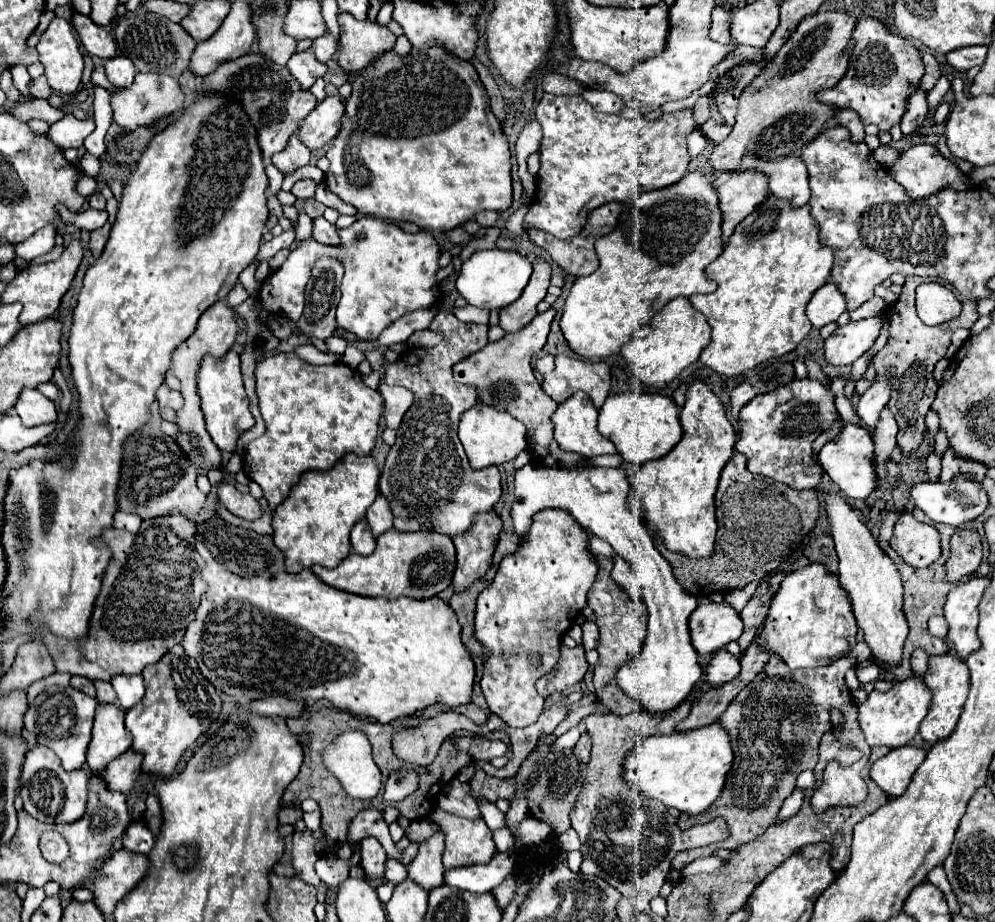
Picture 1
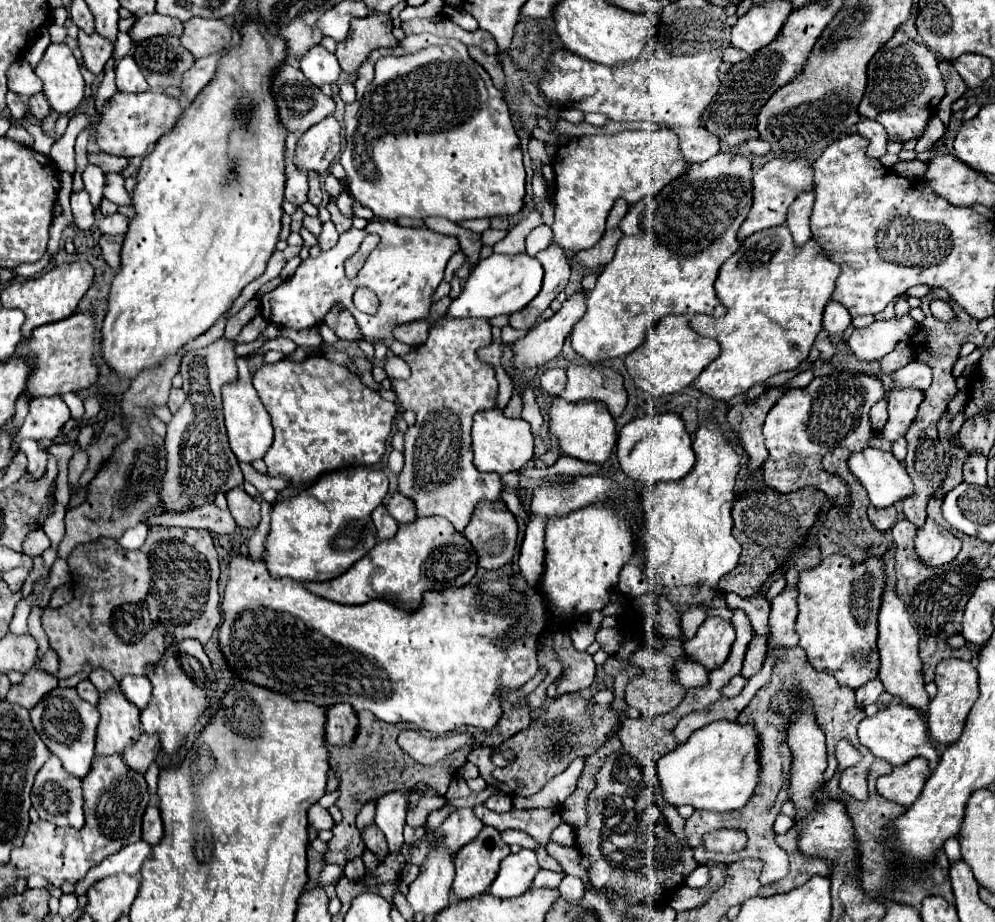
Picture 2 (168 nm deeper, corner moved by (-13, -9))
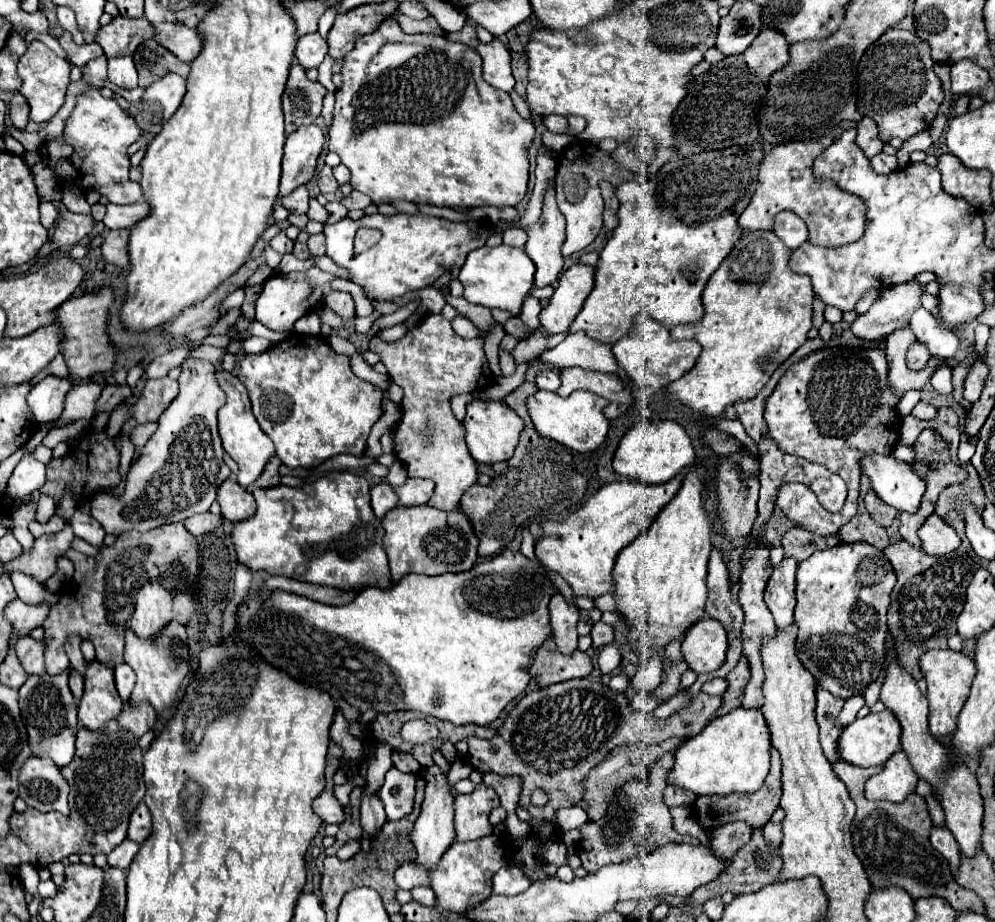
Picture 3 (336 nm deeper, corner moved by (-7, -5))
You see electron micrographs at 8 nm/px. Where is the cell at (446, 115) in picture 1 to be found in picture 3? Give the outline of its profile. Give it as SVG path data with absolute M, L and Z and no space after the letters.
M431 34L425 36L425 40L419 40L417 44L385 44L385 48L381 50L381 54L389 54L389 56L379 56L379 54L377 54L377 56L371 60L373 70L371 70L371 64L369 64L365 82L363 82L363 86L361 86L353 96L349 96L347 100L343 100L343 98L339 96L341 90L335 92L335 114L333 114L333 126L329 128L327 146L329 146L331 152L337 152L337 154L341 156L341 164L345 164L345 166L351 170L351 186L353 186L355 190L367 194L367 196L373 200L373 204L387 204L389 200L409 200L409 202L423 202L423 204L435 204L435 206L447 206L447 208L473 208L473 206L497 206L497 208L501 208L501 206L517 206L517 204L525 198L525 194L527 194L527 182L529 182L529 158L527 158L527 150L529 150L529 146L531 146L531 142L533 142L535 126L533 126L531 120L521 118L521 116L517 114L517 110L515 110L515 106L513 106L513 100L511 100L511 108L507 110L507 112L509 112L507 118L501 116L499 112L483 112L483 110L479 110L479 108L481 108L481 98L479 98L479 92L477 92L477 90L487 90L487 84L485 84L485 80L483 80L483 76L481 76L481 56L479 56L473 48L469 48L469 46L465 46L465 44L449 42L447 38L441 38L441 40L439 40L439 38L431 36Z

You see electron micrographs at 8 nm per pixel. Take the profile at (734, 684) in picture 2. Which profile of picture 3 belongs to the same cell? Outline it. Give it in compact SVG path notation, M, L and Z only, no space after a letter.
M713 678L709 682L703 684L703 692L705 694L711 694L711 696L721 696L727 688L727 680L725 678Z

